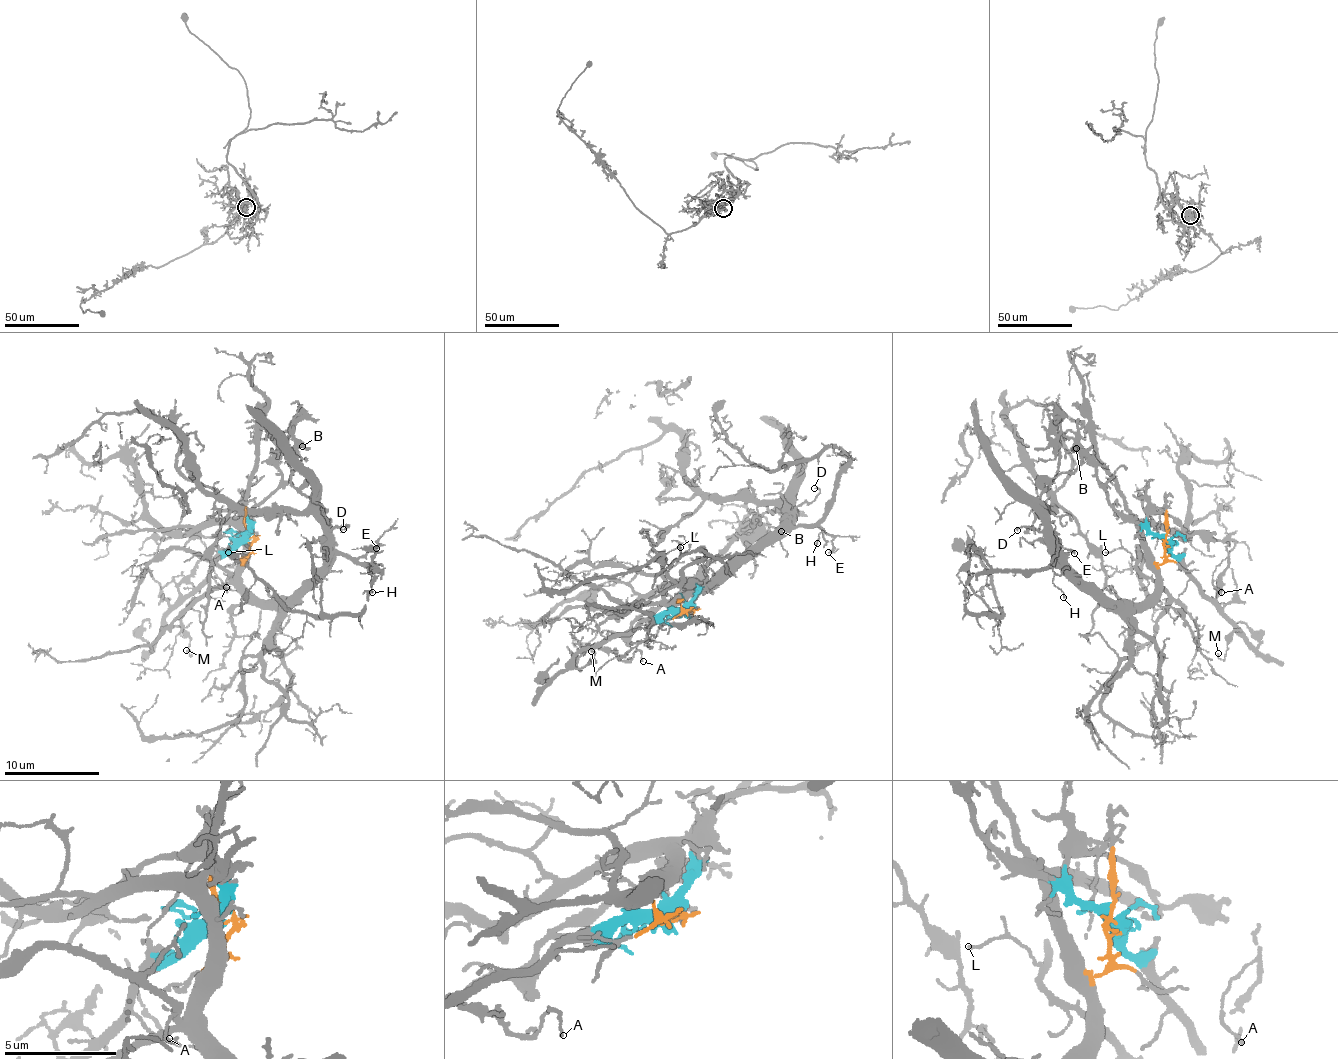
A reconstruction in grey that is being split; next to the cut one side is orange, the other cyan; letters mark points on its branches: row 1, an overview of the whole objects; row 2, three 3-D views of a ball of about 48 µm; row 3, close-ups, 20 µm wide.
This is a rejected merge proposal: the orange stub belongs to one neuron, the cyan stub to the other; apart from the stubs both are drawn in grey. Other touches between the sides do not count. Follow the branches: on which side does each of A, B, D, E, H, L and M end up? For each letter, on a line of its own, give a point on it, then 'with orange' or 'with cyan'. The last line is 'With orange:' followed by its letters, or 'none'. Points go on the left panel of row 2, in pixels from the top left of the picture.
A: (226, 587) | with cyan
B: (302, 446) | with cyan
D: (343, 529) | with orange
E: (376, 548) | with orange
H: (372, 592) | with orange
L: (228, 552) | with orange
M: (186, 650) | with cyan
With orange: D, E, H, L

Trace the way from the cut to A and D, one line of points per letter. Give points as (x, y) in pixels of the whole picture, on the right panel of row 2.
A: (1168, 542), (1178, 564), (1198, 582), (1207, 596), (1213, 598), (1227, 559), (1213, 571), (1212, 583), (1220, 593)
D: (1168, 542), (1163, 544), (1158, 584), (1142, 602), (1123, 605), (1052, 555), (1052, 546), (1039, 532), (1017, 530)

